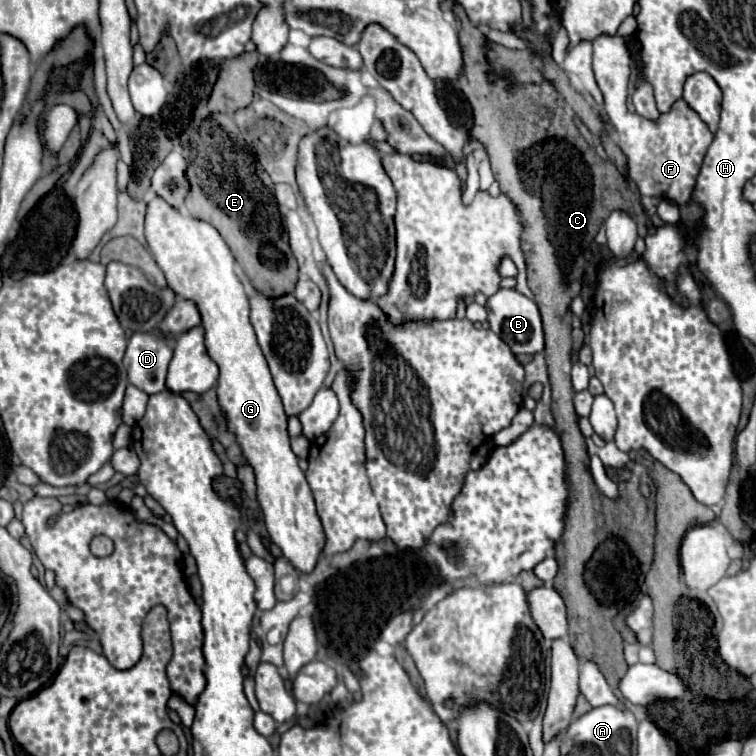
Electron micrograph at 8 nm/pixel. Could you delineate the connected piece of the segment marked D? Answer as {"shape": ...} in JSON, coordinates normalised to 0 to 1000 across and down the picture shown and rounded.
{"shape":[[[204,435],[198,440],[177,440],[172,446],[164,470],[164,485],[172,507],[201,522],[220,515],[217,504],[225,475],[228,456],[209,435]]]}

